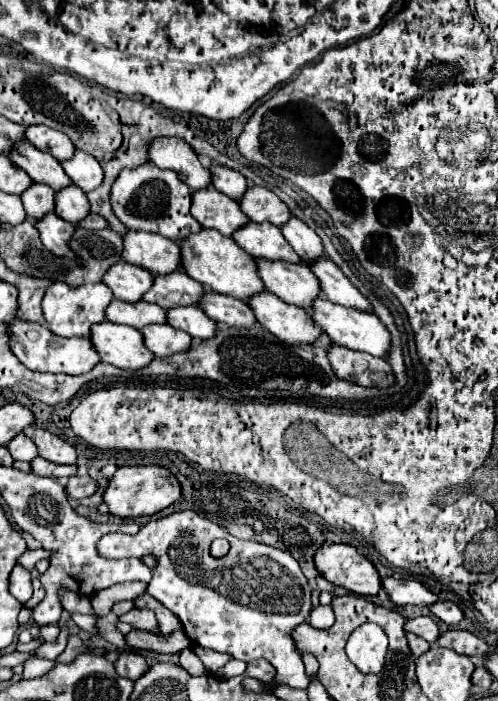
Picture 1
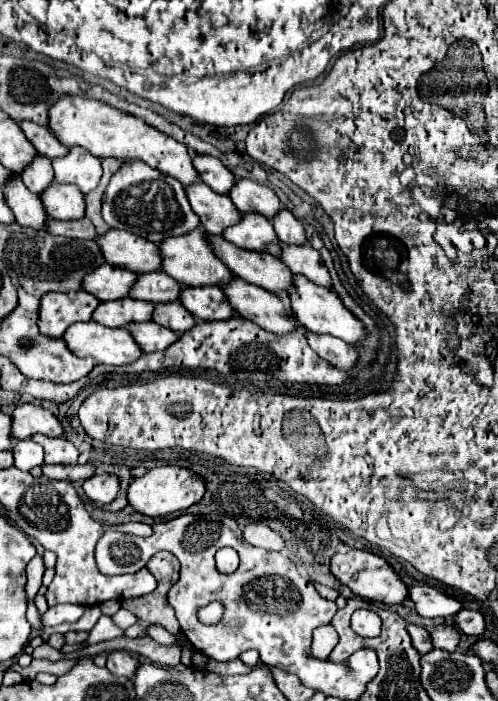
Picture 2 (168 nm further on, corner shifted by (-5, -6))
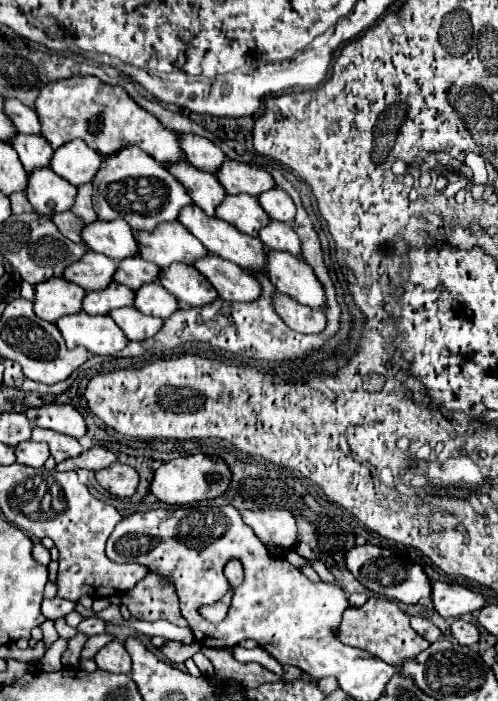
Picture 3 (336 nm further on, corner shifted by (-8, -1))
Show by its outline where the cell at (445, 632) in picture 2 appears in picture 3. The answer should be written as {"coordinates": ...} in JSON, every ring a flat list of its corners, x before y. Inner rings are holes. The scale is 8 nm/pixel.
{"coordinates":[[454,620,452,622,452,636,458,640,458,644,470,646,480,640,480,628,472,622,466,622,466,620]]}

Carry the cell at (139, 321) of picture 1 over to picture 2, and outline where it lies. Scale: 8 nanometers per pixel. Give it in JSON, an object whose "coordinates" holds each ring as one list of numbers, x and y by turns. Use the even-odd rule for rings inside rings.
{"coordinates":[[119,299,101,303,93,313,93,321,105,327,129,327,131,323,147,323,153,319,153,303,141,303,135,299]]}

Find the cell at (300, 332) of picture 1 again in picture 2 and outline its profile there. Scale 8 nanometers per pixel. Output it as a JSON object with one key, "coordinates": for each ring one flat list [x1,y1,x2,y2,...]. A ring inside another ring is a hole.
{"coordinates":[[237,277,233,279,233,283,227,283,223,291,233,311,257,323,261,329,275,335,289,335,297,329,291,307,285,307,285,303,275,293,245,283,243,279]]}

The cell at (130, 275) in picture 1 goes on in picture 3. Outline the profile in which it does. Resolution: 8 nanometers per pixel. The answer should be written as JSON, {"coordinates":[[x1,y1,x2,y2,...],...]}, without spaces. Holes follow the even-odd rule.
{"coordinates":[[88,250,88,254,84,254,78,262,64,268,62,278,84,290,100,290,112,282,114,270,116,262,112,262,112,258]]}

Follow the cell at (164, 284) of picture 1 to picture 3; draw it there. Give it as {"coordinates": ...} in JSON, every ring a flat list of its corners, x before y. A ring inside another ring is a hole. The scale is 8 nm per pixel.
{"coordinates":[[140,256,124,258,124,262,118,264,112,280,118,284,128,286,130,290,138,290,142,284,154,282,160,274,160,268,152,262,144,262]]}

